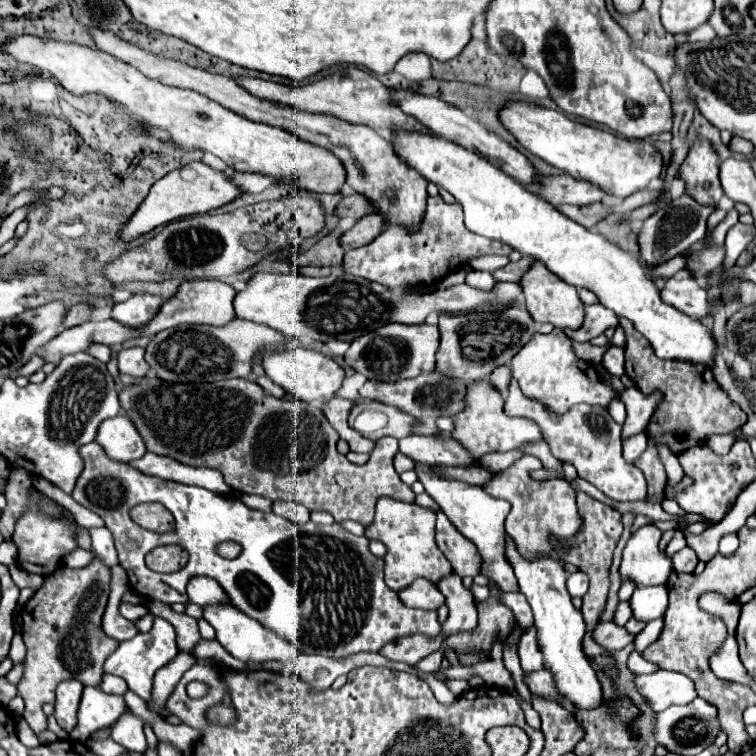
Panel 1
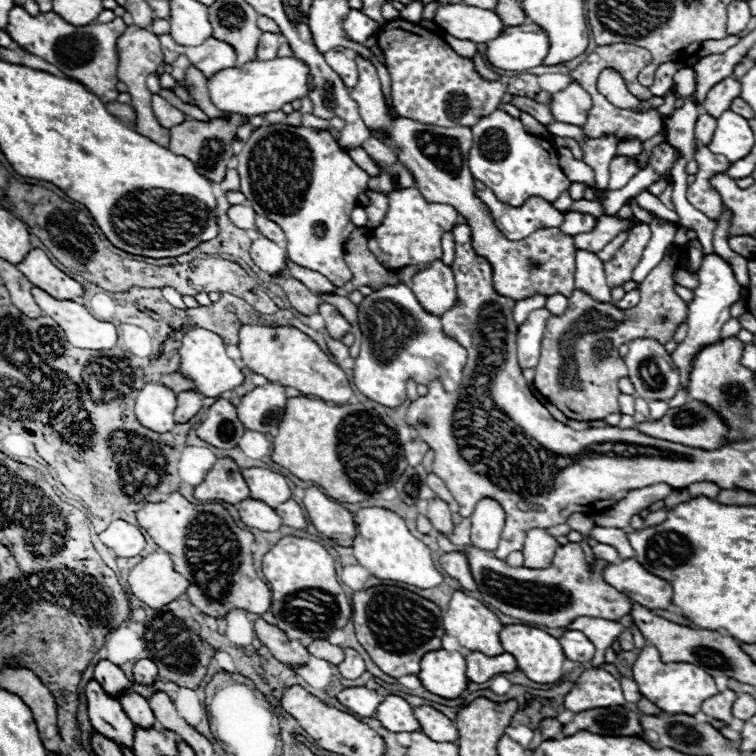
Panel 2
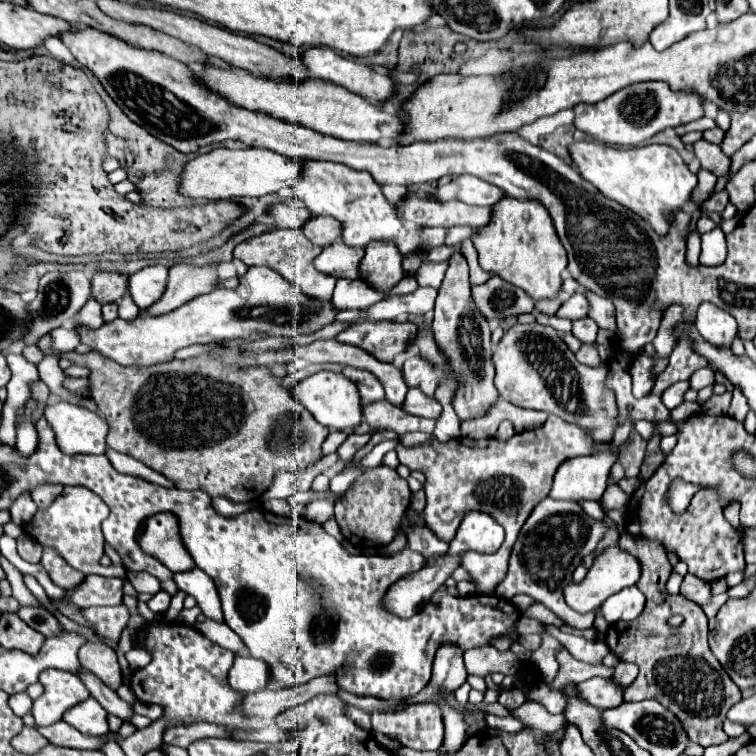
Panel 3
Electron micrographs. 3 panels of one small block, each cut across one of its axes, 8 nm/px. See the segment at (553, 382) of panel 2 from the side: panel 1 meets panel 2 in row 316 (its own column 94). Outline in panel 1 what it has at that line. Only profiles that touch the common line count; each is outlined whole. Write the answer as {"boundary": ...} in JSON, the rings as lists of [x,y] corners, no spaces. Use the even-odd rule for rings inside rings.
{"boundary":[[[94,554],[94,560],[78,570],[68,570],[62,576],[48,576],[48,582],[26,602],[22,610],[22,640],[26,644],[26,660],[24,660],[24,674],[18,682],[18,692],[24,698],[24,714],[22,718],[28,722],[28,726],[34,730],[34,734],[40,734],[46,730],[46,714],[42,712],[42,704],[50,702],[54,704],[54,690],[62,680],[78,680],[84,686],[98,686],[102,680],[102,664],[104,660],[118,648],[118,642],[104,634],[102,626],[102,614],[108,604],[110,594],[110,568]]]}

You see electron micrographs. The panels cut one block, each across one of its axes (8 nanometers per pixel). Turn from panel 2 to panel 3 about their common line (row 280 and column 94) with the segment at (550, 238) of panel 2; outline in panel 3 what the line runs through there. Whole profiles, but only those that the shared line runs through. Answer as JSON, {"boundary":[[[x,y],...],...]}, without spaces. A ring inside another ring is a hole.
{"boundary":[[[66,486],[64,492],[48,506],[38,510],[28,524],[24,524],[24,534],[34,538],[42,546],[54,548],[72,568],[84,574],[100,574],[100,576],[118,576],[124,578],[126,570],[122,566],[102,566],[100,558],[104,554],[104,536],[102,536],[102,520],[110,514],[108,506],[88,488]]]}

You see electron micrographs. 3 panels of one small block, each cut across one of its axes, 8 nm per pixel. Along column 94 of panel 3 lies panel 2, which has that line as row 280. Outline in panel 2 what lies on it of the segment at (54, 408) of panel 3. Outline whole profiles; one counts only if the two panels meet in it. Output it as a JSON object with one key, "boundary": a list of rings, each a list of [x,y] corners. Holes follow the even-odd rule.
{"boundary":[[[436,260],[412,278],[412,292],[426,312],[442,316],[456,304],[454,274],[446,264]]]}

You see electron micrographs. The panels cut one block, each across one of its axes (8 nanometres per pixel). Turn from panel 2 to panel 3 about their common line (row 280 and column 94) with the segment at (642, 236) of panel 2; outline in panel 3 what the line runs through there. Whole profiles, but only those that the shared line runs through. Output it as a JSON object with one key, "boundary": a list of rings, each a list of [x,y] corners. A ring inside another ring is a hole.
{"boundary":[[[124,604],[112,608],[88,608],[82,610],[84,618],[106,638],[120,640],[122,630],[128,624],[128,610]]]}

